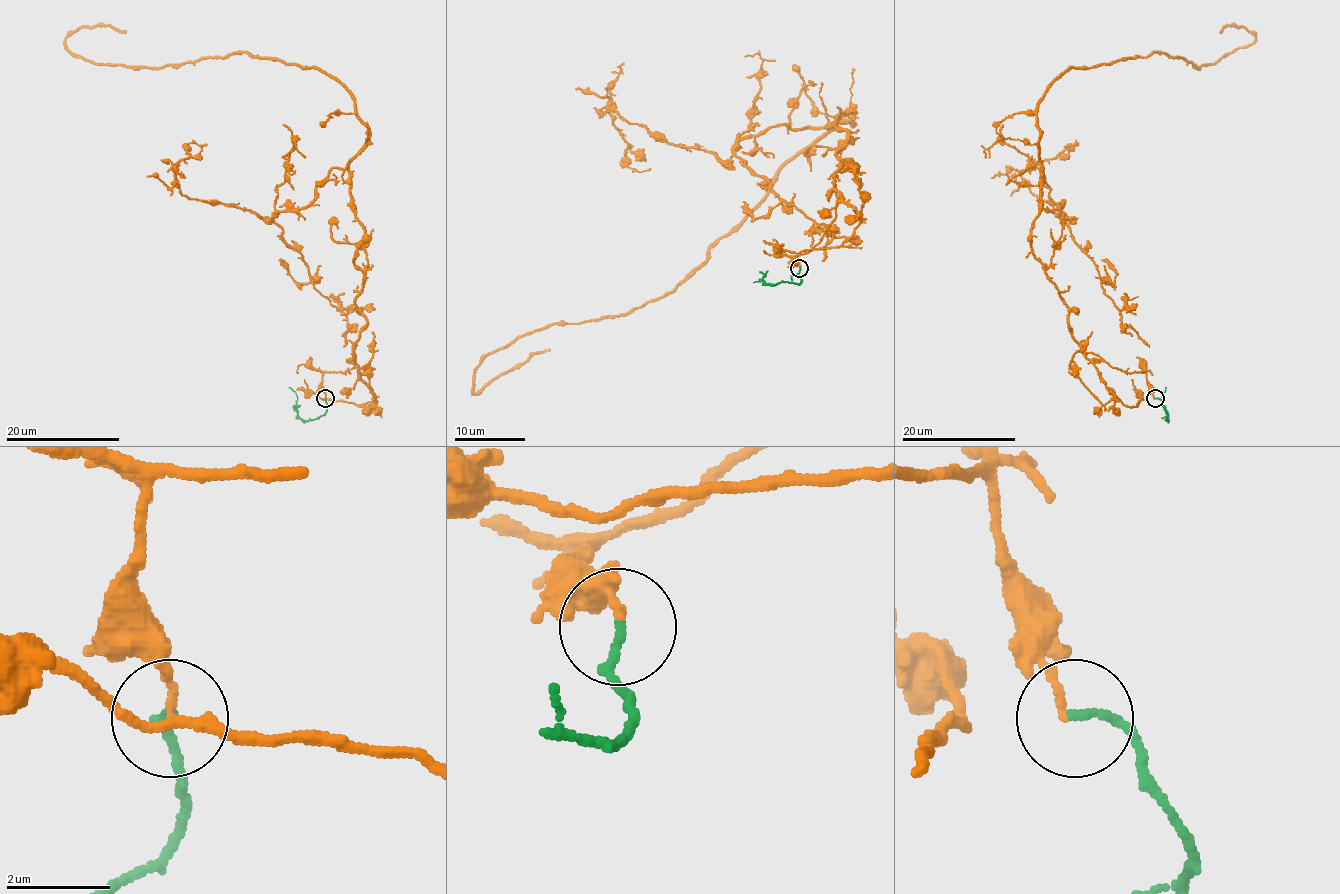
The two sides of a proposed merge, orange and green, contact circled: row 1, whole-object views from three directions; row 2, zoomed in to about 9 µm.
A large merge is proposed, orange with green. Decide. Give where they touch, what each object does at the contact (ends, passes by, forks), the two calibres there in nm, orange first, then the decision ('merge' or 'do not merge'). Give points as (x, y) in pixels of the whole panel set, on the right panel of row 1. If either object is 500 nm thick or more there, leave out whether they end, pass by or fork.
(1155, 398) | orange ends | green ends | 140/160 nm | do not merge

